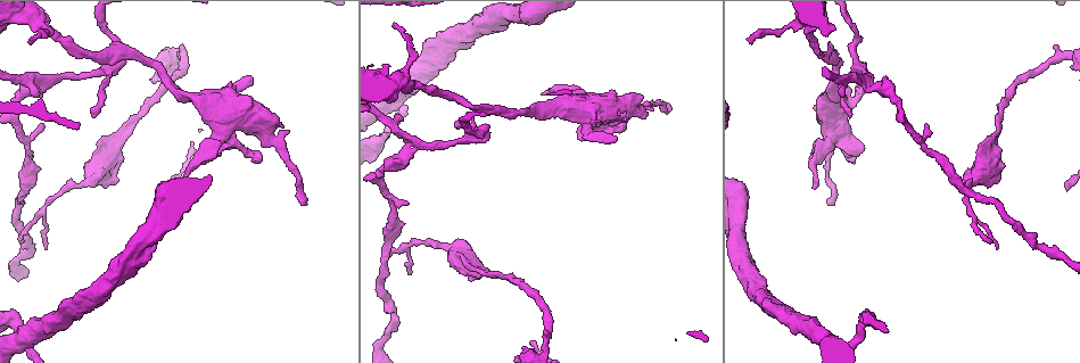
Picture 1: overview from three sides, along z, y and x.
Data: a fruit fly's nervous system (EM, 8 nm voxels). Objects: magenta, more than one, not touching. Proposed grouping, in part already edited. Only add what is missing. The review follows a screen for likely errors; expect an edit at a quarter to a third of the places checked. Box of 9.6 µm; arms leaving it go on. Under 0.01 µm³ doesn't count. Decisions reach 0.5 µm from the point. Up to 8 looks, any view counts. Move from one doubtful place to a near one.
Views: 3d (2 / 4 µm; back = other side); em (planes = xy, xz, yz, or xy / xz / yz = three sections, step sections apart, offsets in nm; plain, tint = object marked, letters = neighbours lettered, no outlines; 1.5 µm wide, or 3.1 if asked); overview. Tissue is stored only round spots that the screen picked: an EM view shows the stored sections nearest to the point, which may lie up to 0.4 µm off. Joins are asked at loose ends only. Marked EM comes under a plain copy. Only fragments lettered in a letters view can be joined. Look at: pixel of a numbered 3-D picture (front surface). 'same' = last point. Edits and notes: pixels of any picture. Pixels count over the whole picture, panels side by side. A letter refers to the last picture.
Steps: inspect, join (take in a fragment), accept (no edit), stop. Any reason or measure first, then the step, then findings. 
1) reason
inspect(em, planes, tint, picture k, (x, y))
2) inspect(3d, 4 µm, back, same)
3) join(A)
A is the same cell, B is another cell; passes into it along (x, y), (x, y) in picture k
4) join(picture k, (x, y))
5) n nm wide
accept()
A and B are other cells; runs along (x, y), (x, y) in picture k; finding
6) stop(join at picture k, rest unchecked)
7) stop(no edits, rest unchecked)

an open end
inspect(3d, 2 µm, back, picture 1, (621, 132))

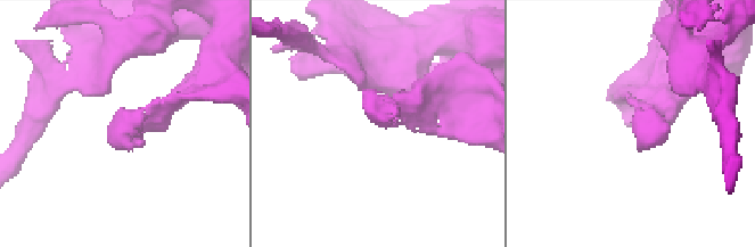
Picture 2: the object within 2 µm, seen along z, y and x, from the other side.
inspect(em, planes, letters, picture 2, (375, 119))

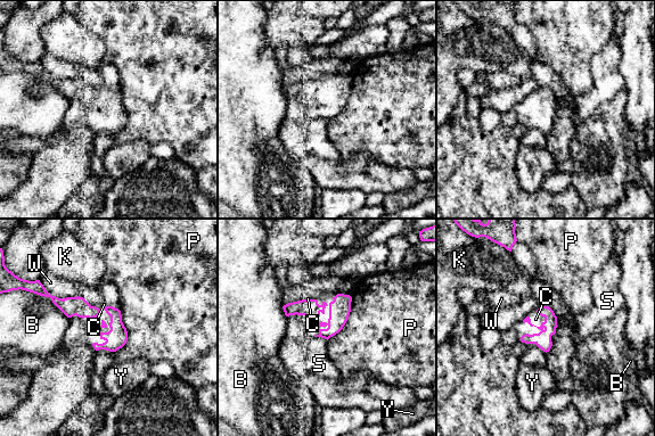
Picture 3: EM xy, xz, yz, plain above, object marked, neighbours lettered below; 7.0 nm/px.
accept()
B, C, K, P, S, W and Y are other cells; runs along (57, 301), (107, 309), (123, 340) in picture 3; no lettered fragment goes on from it

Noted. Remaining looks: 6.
thin end
inspect(3d, 4 µm, picture 1, (667, 105))

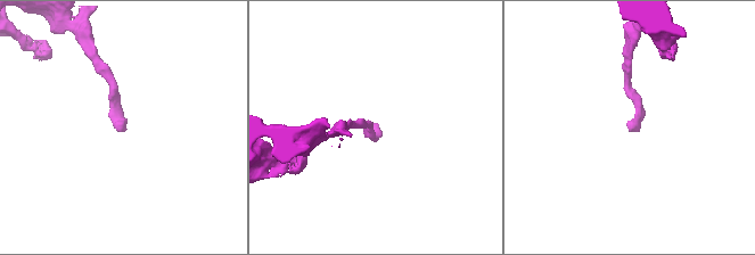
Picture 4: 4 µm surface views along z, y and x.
need the tissue
inspect(em, planes, letters, picture 4, (629, 131))

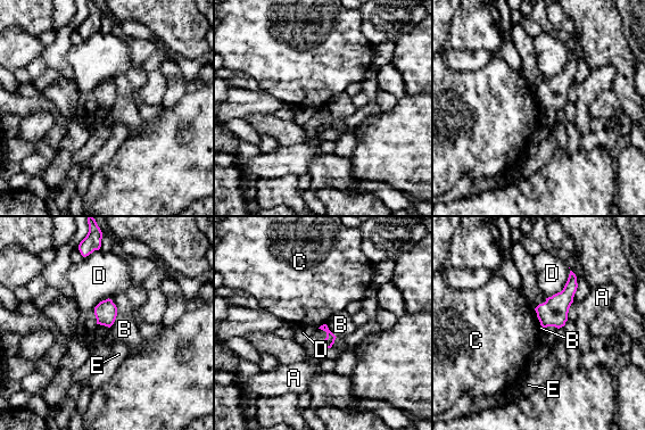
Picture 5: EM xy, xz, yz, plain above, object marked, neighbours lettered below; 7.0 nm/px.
accept()
A, B, C, D and E are other cells; no lettered fragment goes on from it

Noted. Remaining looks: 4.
free end
inspect(em, planes, letters, picture 1, (816, 187))

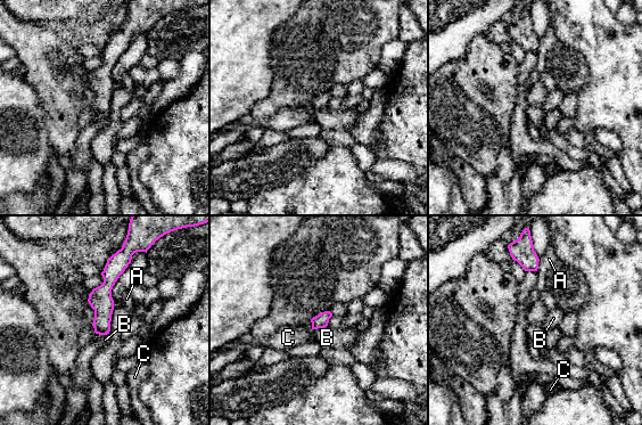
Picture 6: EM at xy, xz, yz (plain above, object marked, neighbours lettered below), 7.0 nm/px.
B touches over 120 nm
accept()
A, B and C are other cells; no lettered fragment goes on from it

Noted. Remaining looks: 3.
stop(no edits, rest unchecked)

